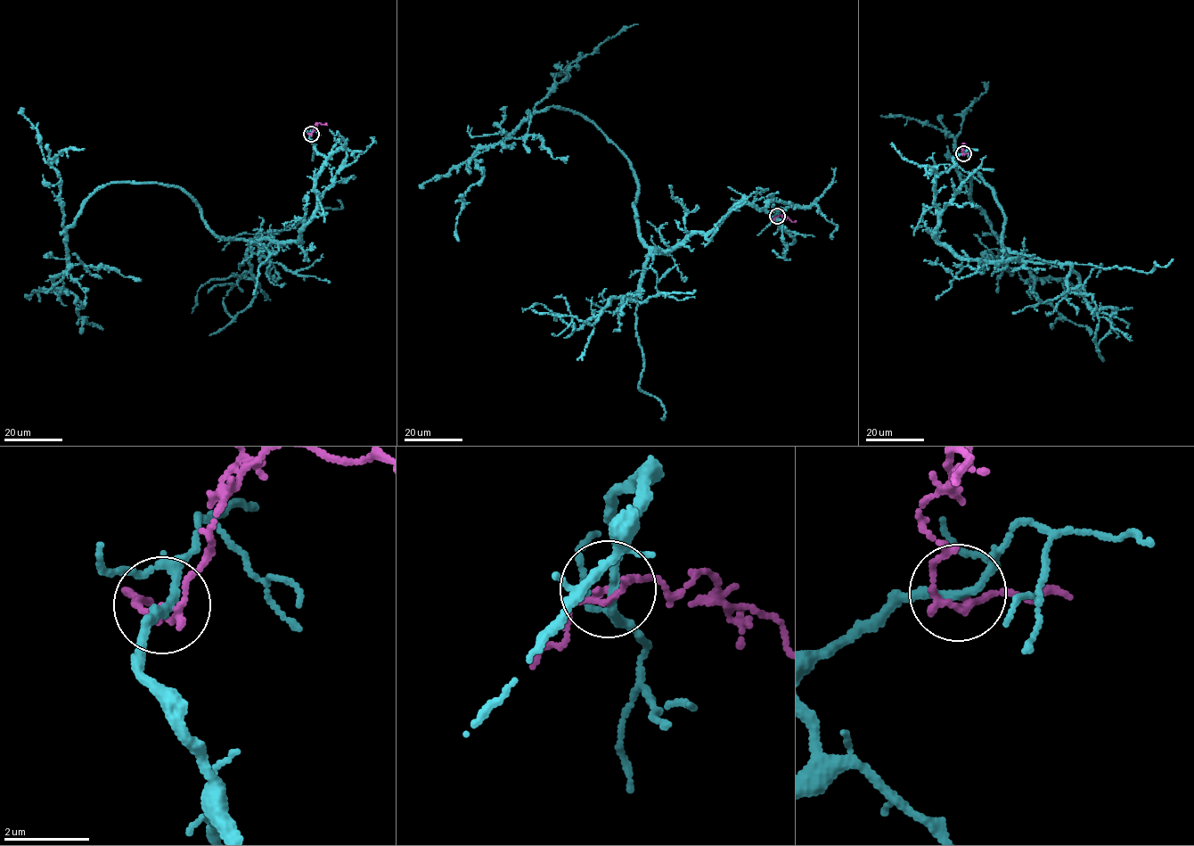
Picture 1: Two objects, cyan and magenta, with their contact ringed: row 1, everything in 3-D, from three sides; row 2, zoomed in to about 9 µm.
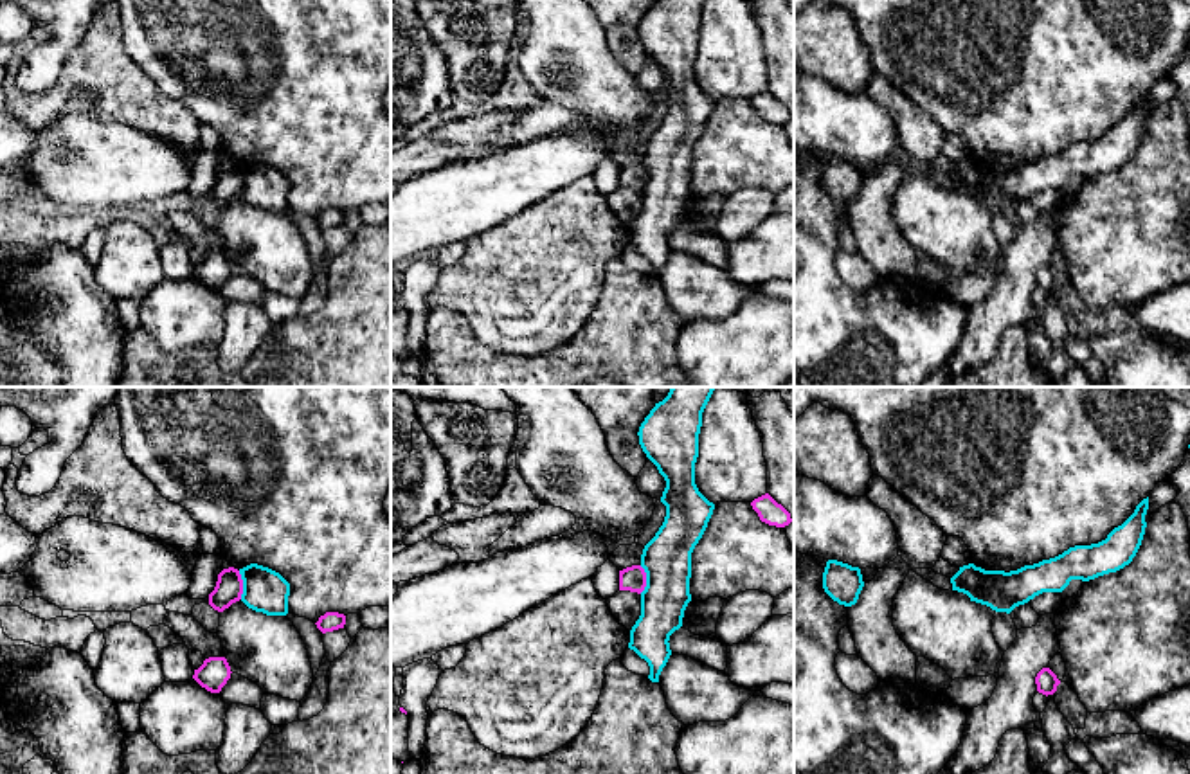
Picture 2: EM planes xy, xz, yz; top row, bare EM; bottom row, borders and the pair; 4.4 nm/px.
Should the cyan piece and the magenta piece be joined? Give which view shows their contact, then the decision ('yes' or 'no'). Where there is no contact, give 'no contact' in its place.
contact in xy; no

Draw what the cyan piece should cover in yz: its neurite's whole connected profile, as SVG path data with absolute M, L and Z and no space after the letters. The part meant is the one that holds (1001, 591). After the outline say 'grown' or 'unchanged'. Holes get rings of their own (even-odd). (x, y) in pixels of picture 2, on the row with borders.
M1149 497L1105 540L1091 545L1075 545L1062 554L1024 565L1017 571L985 571L974 563L960 567L951 578L952 590L963 592L970 601L1010 614L1042 592L1062 592L1071 580L1089 581L1116 572L1136 556L1143 535Z | unchanged

